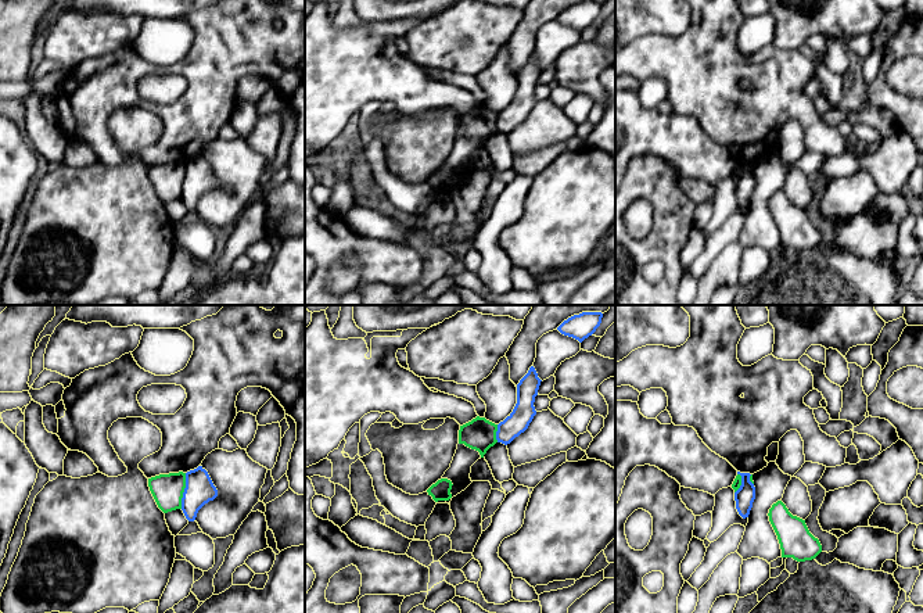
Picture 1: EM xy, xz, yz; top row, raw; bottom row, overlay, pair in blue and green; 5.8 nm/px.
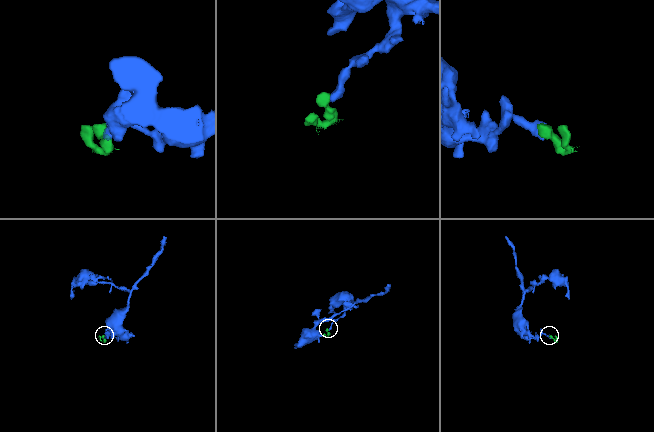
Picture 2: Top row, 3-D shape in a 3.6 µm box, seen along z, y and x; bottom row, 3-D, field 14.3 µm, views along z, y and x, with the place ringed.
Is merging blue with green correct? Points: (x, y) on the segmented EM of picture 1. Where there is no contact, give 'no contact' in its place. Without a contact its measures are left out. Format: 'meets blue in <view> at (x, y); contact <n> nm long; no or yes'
meets blue in xy at (185, 491); contact 220 nm long; no

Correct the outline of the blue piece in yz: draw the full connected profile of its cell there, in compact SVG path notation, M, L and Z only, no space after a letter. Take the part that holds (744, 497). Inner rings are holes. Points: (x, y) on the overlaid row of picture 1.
M740 473L737 474L741 476L741 485L740 488L735 492L735 501L736 501L736 509L739 515L746 519L750 515L750 510L753 508L753 502L755 499L755 487L750 481L750 473Z

